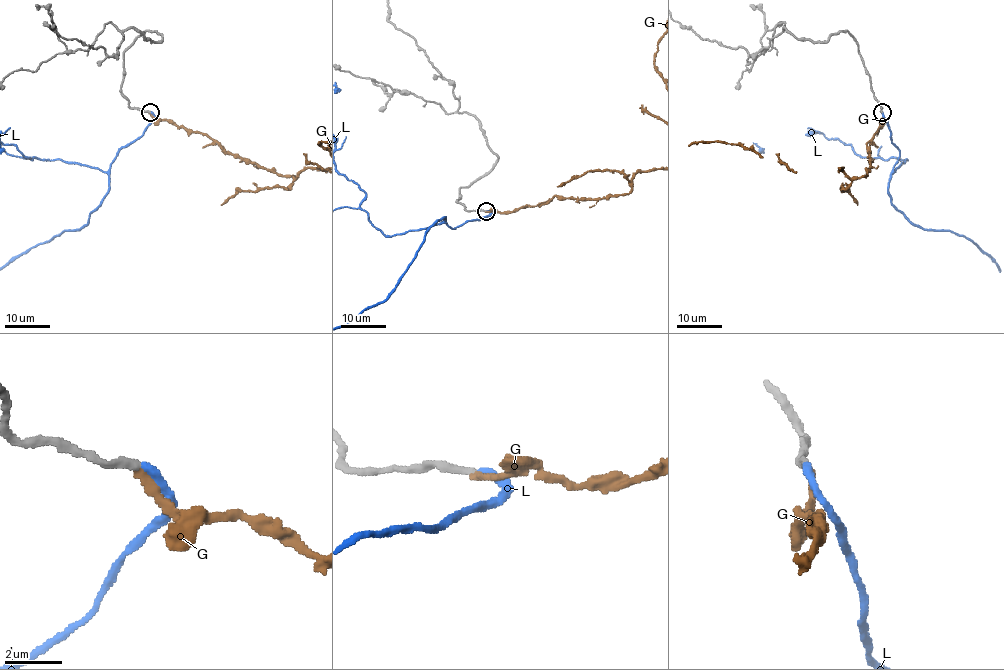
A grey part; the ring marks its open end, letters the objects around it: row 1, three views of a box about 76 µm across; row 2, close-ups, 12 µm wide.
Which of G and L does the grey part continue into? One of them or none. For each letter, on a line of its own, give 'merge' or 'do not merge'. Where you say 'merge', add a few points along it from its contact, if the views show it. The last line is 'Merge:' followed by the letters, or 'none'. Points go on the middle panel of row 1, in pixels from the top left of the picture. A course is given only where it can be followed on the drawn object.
G: do not merge
L: merge
Merge: L

